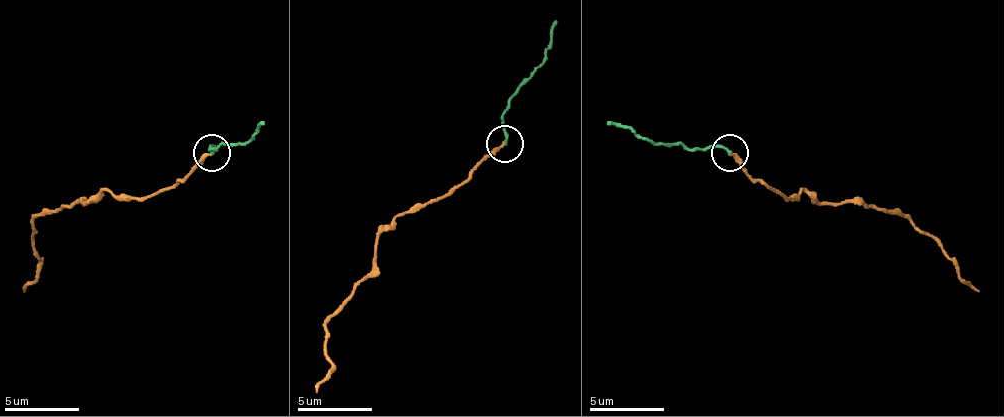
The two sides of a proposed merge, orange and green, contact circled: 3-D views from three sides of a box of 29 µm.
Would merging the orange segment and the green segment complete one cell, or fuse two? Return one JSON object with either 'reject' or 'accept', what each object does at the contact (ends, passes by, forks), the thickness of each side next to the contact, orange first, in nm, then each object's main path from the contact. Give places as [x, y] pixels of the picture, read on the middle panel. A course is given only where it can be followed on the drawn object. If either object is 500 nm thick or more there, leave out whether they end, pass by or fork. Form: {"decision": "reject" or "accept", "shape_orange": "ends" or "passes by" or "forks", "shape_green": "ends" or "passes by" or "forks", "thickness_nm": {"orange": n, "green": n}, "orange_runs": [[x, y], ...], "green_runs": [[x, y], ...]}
{"decision": "accept", "shape_orange": "ends", "shape_green": "ends", "thickness_nm": {"orange": 240, "green": 240}, "orange_runs": [[505, 144], [464, 181], [442, 196], [401, 211], [379, 237], [375, 271], [327, 323], [330, 371], [316, 393]], "green_runs": [[505, 144], [502, 114], [509, 96], [542, 59], [557, 21]]}

